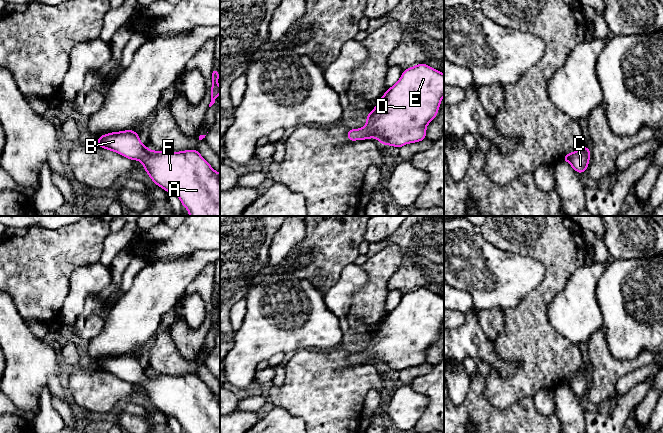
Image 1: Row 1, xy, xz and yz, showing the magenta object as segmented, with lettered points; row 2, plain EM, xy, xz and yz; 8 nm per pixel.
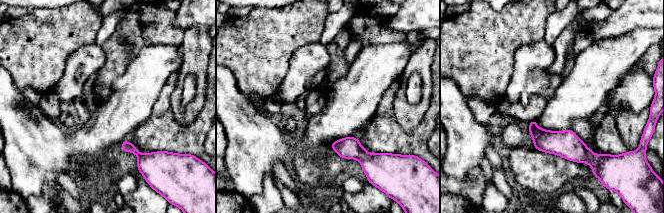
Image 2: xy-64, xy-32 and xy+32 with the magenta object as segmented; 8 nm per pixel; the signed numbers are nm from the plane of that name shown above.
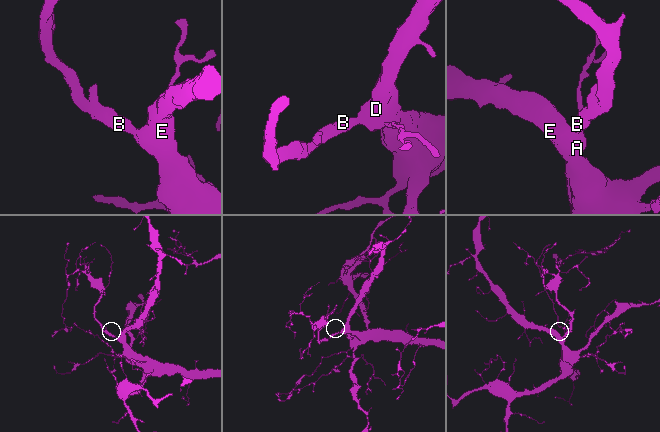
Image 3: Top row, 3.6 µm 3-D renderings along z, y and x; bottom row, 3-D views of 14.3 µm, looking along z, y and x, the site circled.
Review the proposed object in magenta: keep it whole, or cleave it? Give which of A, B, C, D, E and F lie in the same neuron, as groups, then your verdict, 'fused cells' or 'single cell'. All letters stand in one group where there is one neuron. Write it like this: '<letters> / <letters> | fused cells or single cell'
A B C D E F | single cell

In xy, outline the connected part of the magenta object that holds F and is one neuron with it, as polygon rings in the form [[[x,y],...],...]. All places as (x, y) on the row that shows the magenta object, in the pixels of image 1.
[[[134,130],[111,132],[101,135],[95,143],[103,149],[114,151],[130,160],[141,161],[152,181],[168,193],[174,193],[180,199],[189,216],[220,216],[220,173],[216,172],[196,149],[180,152],[154,151],[144,146]]]

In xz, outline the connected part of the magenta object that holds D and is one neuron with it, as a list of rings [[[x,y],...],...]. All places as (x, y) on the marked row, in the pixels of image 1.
[[[421,63],[403,71],[400,79],[380,98],[375,108],[367,115],[366,125],[349,129],[349,141],[376,138],[382,145],[402,147],[408,143],[426,139],[427,125],[436,118],[444,97],[444,74]]]

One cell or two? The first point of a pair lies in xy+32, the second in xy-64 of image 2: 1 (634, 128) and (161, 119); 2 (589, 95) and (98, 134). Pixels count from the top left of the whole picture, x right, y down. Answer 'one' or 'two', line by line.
1: two
2: one

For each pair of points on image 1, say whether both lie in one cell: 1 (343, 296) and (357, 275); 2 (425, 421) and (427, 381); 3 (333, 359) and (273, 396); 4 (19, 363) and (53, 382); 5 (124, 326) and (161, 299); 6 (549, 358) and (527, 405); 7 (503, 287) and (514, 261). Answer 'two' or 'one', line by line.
1: one
2: one
3: one
4: two
5: one
6: two
7: one

